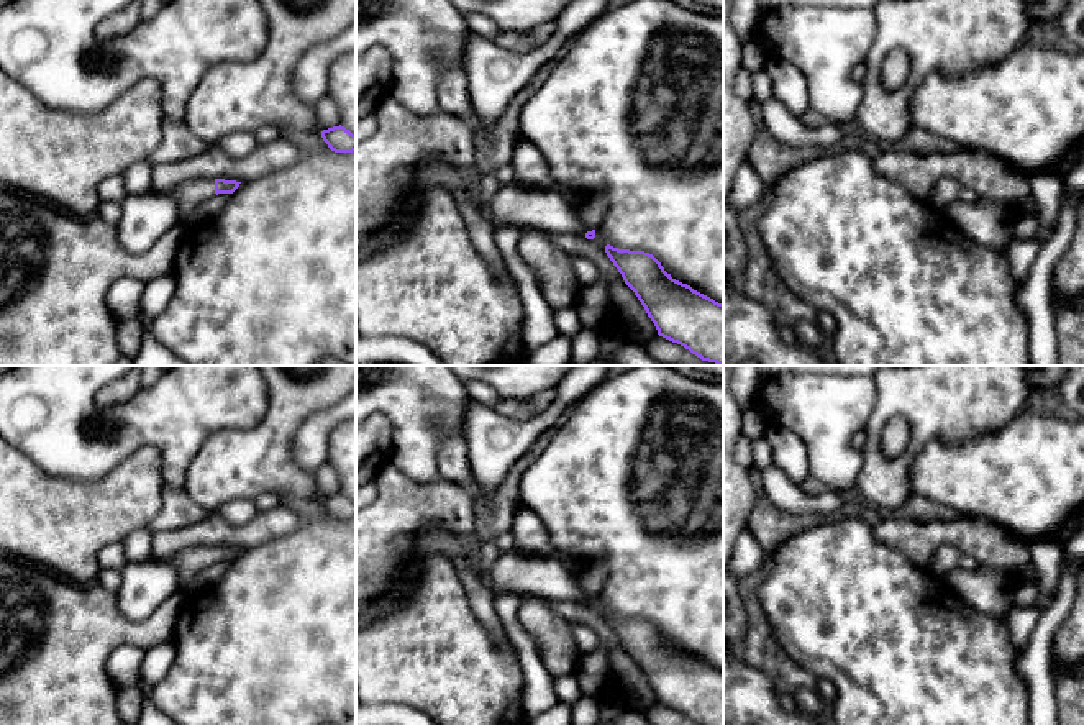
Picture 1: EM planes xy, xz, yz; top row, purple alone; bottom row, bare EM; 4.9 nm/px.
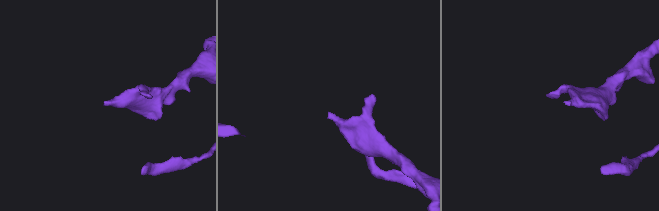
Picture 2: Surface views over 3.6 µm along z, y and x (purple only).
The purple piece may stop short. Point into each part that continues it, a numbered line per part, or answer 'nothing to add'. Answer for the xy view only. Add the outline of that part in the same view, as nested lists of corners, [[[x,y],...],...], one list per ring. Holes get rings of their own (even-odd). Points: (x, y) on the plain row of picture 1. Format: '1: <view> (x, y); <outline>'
1: xy (187, 563); [[[192,546],[166,561],[179,574],[179,592],[187,592],[200,571],[215,564],[215,546]]]

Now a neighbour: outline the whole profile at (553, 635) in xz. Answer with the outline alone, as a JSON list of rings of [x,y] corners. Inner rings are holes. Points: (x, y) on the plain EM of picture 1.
[[[540,599],[523,602],[517,618],[522,628],[533,638],[553,681],[579,671],[585,654],[577,648],[572,620],[556,613]]]

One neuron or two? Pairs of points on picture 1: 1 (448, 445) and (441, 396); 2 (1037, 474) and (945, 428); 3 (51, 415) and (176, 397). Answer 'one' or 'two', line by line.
1: two
2: two
3: one

